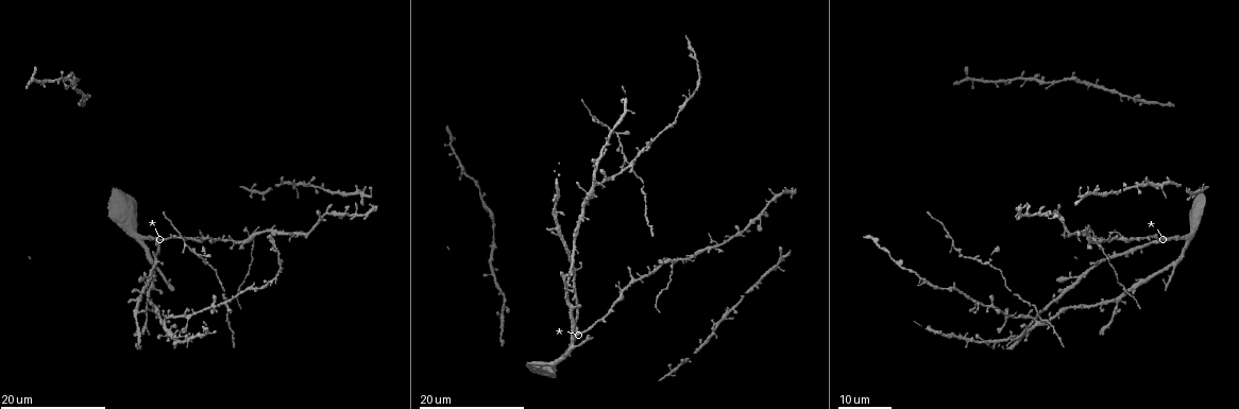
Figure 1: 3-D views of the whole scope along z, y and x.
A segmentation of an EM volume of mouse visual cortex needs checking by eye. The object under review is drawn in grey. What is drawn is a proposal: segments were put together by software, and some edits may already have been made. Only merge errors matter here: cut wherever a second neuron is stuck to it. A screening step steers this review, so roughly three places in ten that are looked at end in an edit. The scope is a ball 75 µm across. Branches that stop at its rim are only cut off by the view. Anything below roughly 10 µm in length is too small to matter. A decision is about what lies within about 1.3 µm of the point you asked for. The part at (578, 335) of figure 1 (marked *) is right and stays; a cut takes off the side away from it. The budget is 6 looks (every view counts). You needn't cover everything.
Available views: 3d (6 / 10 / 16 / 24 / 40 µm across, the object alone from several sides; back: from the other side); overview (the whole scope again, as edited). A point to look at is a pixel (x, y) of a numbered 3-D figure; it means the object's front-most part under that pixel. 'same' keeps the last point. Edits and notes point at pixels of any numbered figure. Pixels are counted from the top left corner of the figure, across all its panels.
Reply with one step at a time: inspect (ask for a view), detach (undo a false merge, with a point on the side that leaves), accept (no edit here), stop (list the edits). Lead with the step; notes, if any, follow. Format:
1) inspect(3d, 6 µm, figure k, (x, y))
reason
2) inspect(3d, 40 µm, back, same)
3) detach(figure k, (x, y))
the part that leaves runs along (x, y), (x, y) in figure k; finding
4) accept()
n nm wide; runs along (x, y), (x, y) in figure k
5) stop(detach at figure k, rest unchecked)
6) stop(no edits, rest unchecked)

inspect(3d, 16 µm, figure 1, (139, 291))
branch point

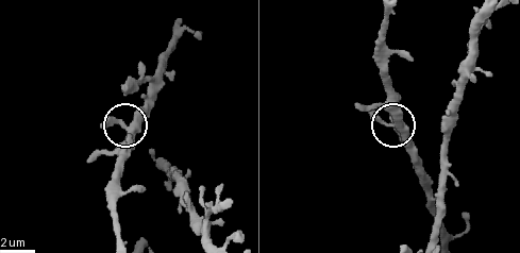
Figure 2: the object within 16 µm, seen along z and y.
inspect(3d, 6 µm, figure 2, (390, 122))

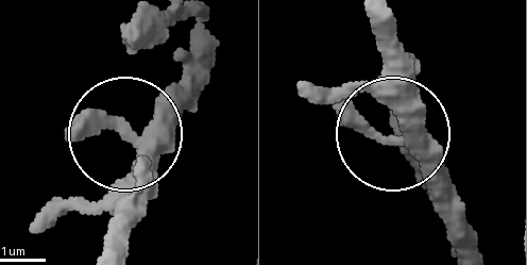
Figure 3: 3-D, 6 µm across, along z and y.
accept()
340 nm wide; runs along (208, 45), (198, 76), (133, 141), (136, 225) in figure 3; continuous, no second neuron

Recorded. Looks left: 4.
inspect(3d, 24 µm, figure 1, (631, 165))
four arms meet

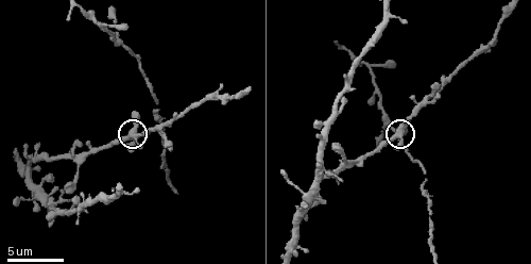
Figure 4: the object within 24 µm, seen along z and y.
inspect(3d, 6 µm, figure 4, (132, 132))

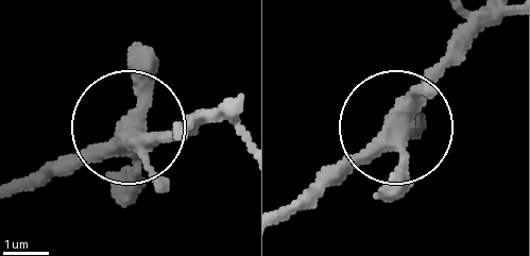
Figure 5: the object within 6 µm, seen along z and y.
accept()
370 nm wide; runs along (285, 218), (353, 175), (486, 19) in figure 5; all the same neuron

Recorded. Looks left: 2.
inspect(3d, 6 µm, figure 4, (367, 65))
thick turns thin

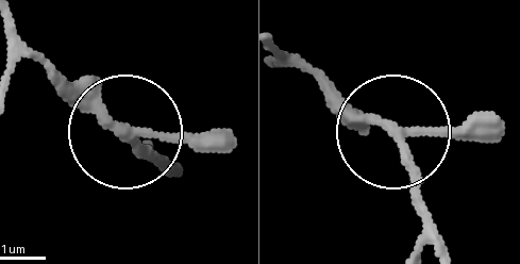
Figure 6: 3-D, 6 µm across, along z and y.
accept()
200 nm wide; one neuron here

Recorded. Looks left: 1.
stop(no edits, rest unchecked)

